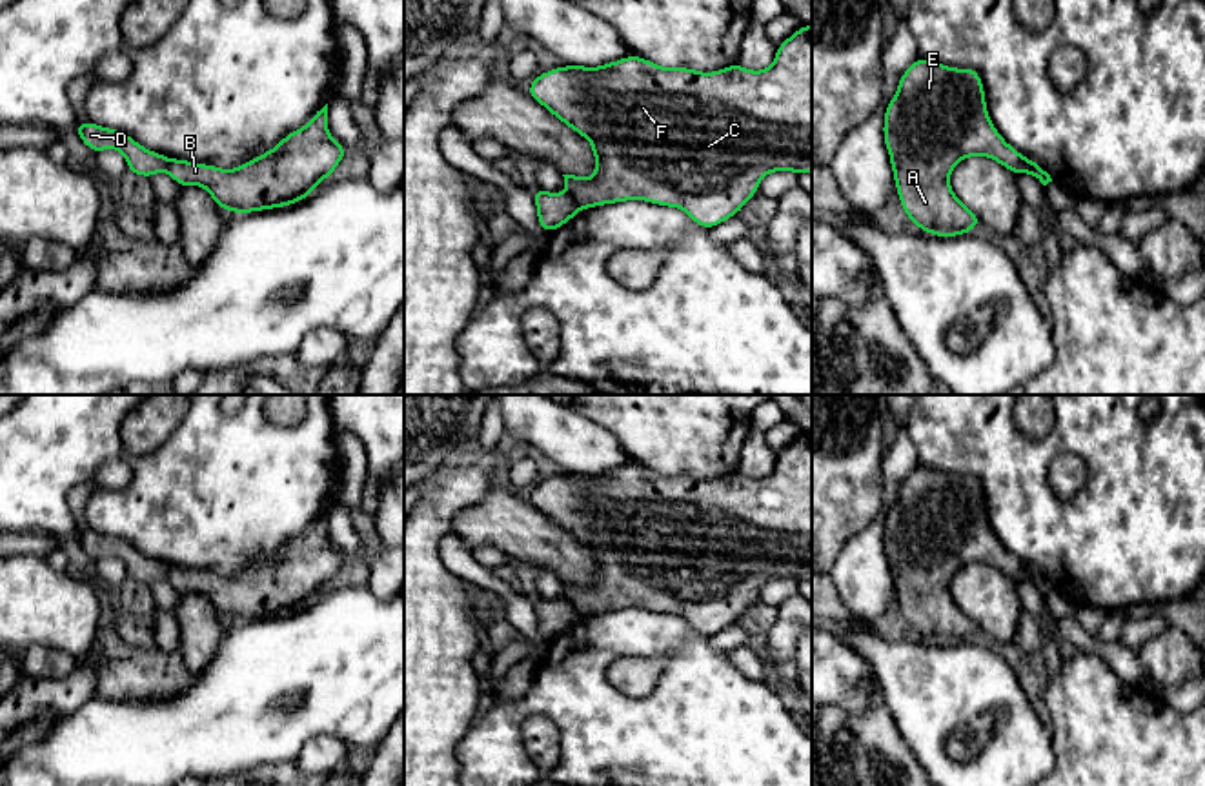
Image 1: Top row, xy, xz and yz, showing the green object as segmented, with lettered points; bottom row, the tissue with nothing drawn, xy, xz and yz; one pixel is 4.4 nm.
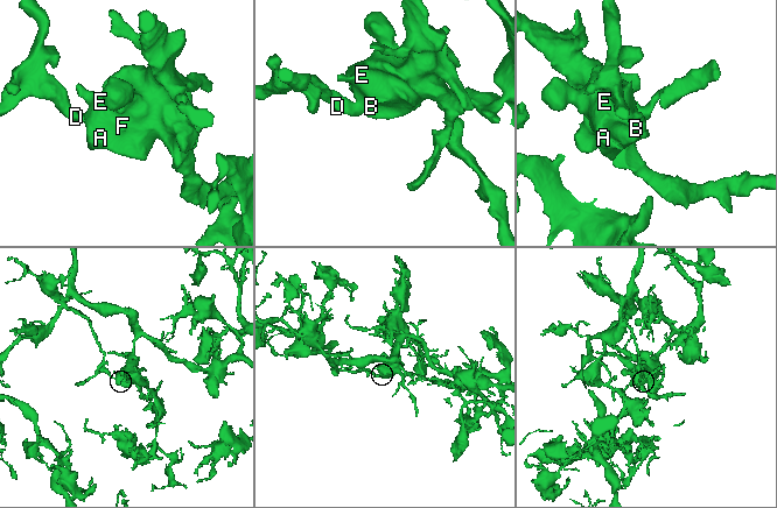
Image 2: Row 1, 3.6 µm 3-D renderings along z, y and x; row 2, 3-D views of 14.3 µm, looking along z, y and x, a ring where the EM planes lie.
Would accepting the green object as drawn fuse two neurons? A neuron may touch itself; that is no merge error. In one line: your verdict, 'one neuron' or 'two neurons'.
two neurons

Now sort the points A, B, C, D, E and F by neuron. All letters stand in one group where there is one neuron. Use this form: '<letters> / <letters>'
A B C E F / D

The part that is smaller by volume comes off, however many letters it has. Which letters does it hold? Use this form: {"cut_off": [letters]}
{"cut_off": ["D"]}

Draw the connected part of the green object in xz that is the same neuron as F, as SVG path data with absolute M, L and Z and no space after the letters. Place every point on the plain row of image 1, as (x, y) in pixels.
M801 433L792 444L788 444L781 453L777 453L775 468L770 475L761 479L752 479L732 471L724 477L714 480L703 480L690 475L663 475L648 466L630 462L626 466L597 473L562 473L537 482L528 502L546 515L555 526L566 531L570 537L584 544L592 551L595 564L595 579L588 586L579 586L575 582L562 582L566 600L575 608L579 617L590 617L604 611L617 611L628 608L643 608L657 613L683 617L697 633L712 637L717 631L735 624L744 611L759 599L759 590L765 582L774 579L792 579L797 582L812 580L812 433Z

